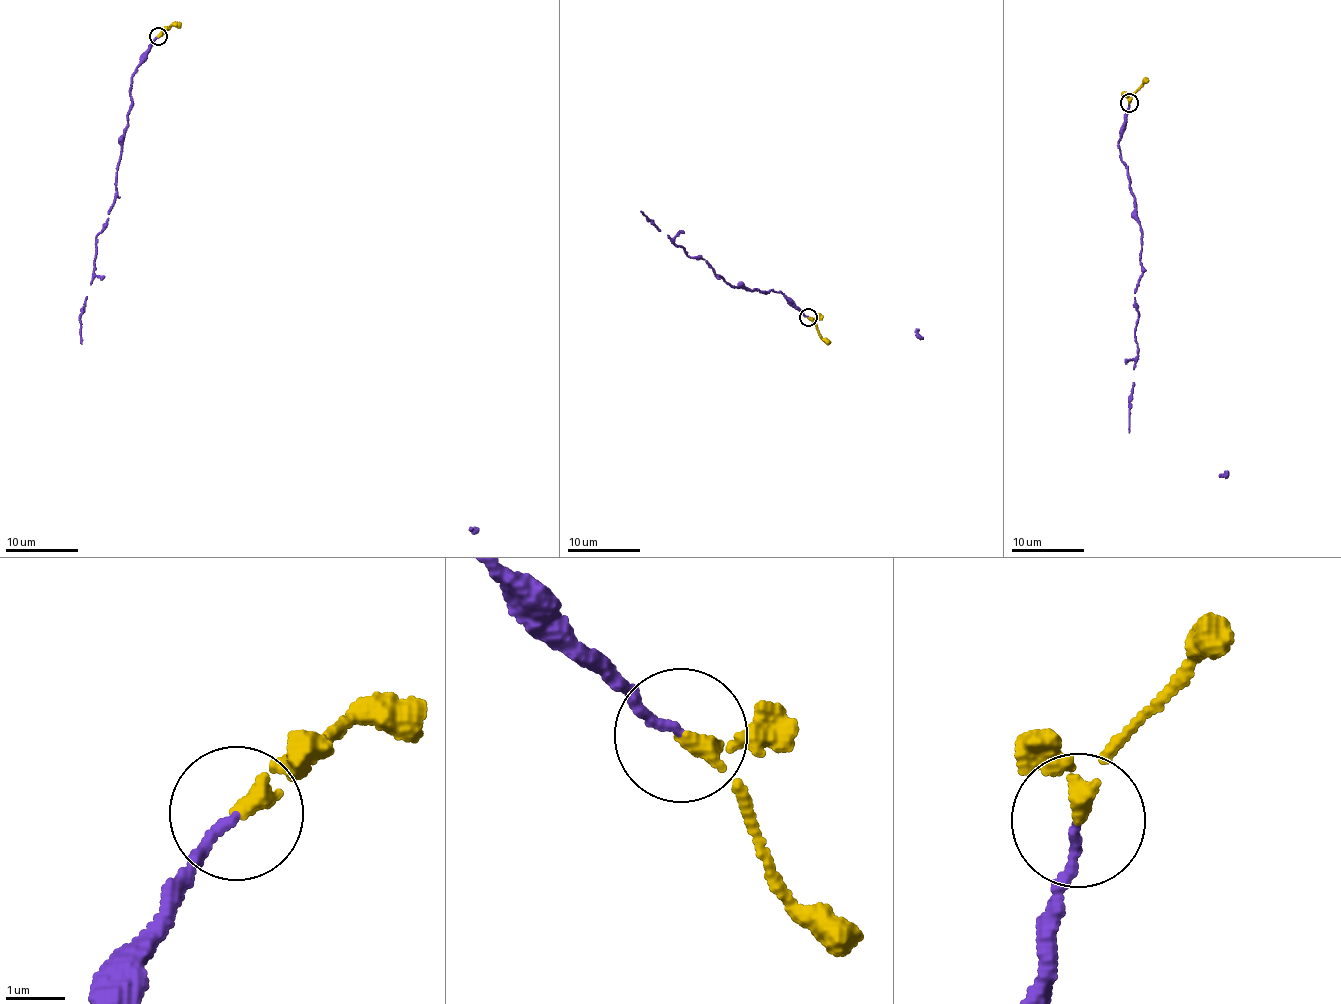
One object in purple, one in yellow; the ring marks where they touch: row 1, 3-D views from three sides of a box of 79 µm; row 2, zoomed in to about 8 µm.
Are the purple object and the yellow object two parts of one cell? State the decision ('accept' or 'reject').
accept

